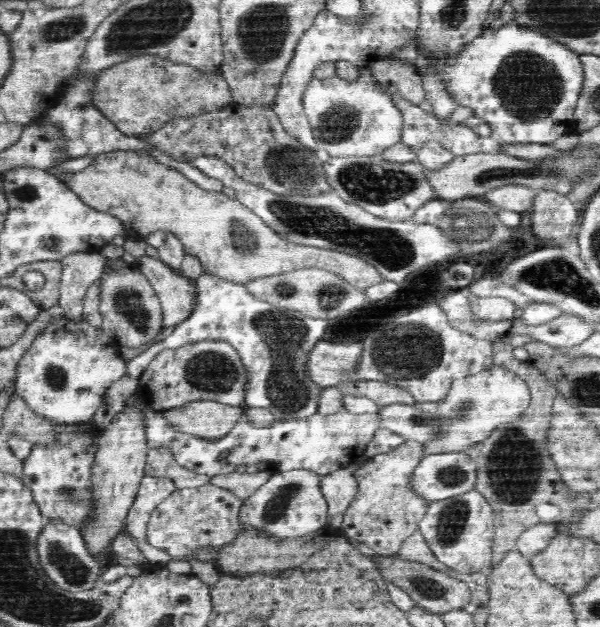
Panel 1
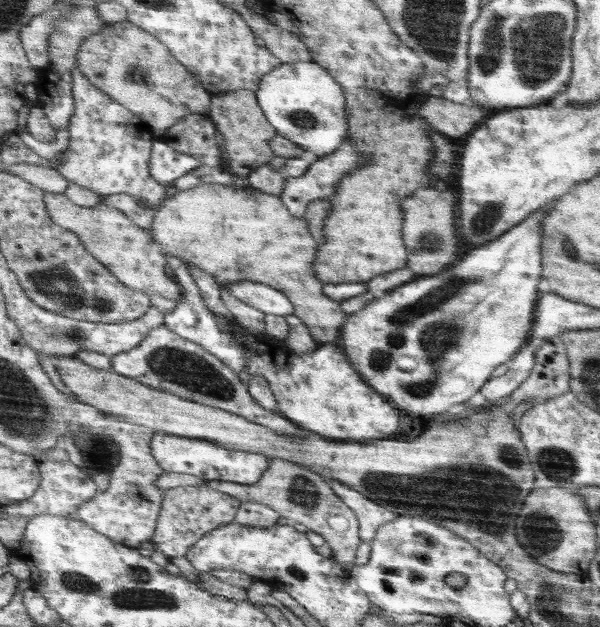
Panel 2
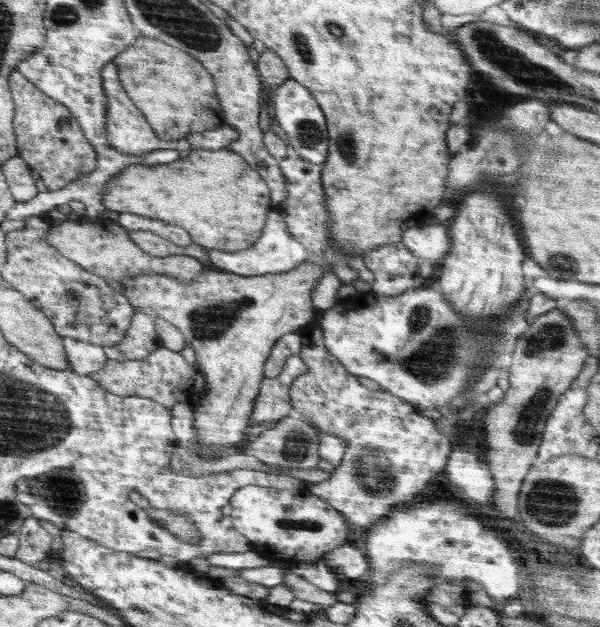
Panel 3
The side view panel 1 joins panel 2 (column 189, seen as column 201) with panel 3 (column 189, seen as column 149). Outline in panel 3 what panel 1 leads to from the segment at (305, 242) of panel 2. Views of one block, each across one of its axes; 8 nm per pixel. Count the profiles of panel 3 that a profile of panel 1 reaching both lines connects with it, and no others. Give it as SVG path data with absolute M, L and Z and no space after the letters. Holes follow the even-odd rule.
M222 148L220 150L190 150L190 155L186 159L176 159L174 162L156 165L142 165L136 163L135 165L124 167L124 171L120 174L114 175L112 179L108 179L108 187L104 187L104 205L108 210L116 210L118 212L130 211L142 216L149 216L152 219L160 219L164 222L172 223L181 226L184 230L188 231L193 243L202 245L203 248L210 250L216 248L217 250L226 250L227 252L235 252L236 250L245 250L250 245L254 245L260 239L262 227L266 225L266 215L268 211L272 210L270 190L264 182L264 179L252 170L248 163L238 153L228 149Z

